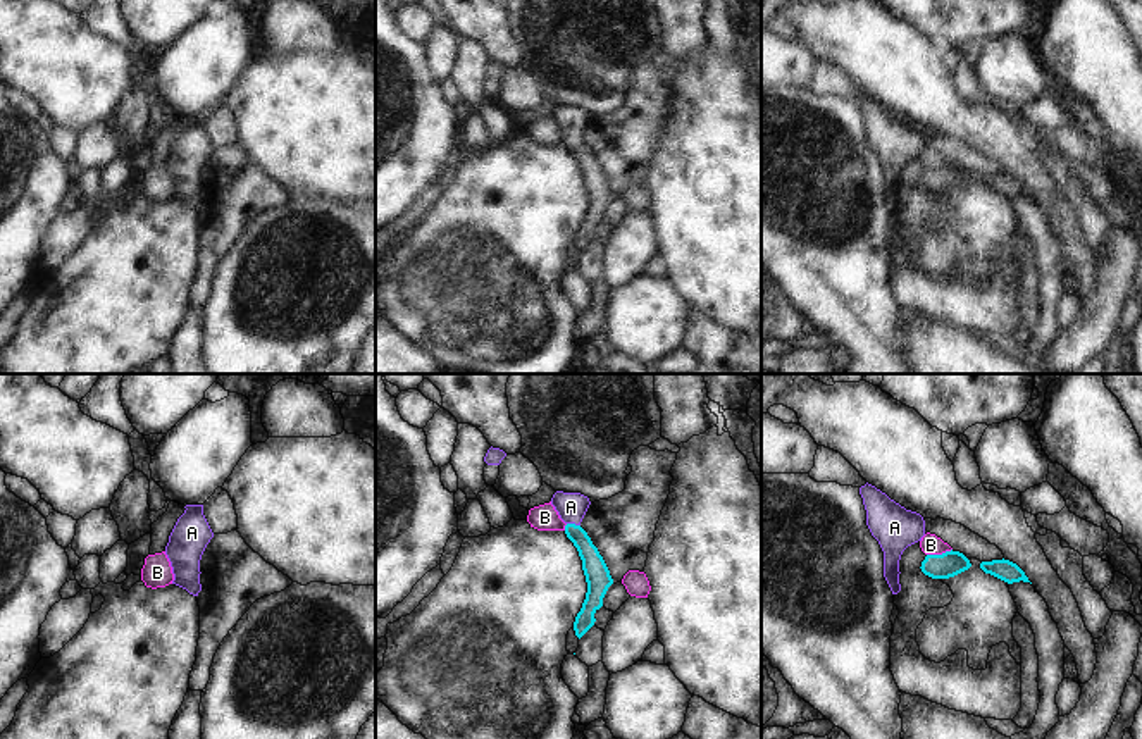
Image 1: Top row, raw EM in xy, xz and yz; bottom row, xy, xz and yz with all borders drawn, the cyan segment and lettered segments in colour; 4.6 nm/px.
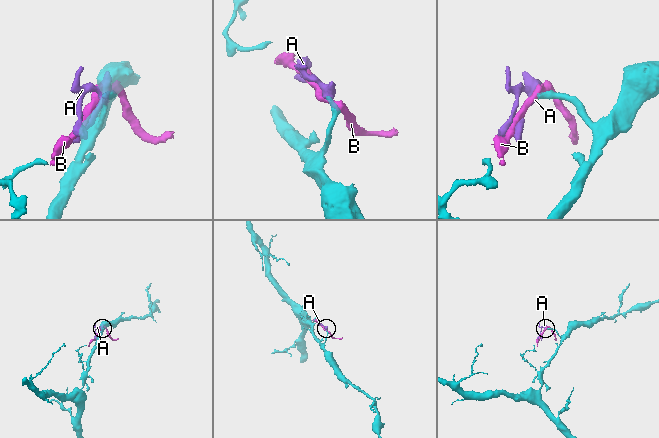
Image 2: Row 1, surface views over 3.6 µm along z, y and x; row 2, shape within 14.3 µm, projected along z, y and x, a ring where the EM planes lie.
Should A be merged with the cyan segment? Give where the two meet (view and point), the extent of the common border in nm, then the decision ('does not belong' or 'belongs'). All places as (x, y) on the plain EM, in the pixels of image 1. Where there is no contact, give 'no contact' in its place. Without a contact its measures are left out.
xz (574, 138) | 70 nm | belongs

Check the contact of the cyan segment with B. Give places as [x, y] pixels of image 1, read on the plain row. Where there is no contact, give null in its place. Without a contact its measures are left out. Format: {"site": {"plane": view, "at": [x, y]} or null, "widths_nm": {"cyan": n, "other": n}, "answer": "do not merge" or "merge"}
{"site": {"plane": "yz", "at": [939, 169]}, "widths_nm": {"cyan": 120, "other": 100}, "answer": "do not merge"}

